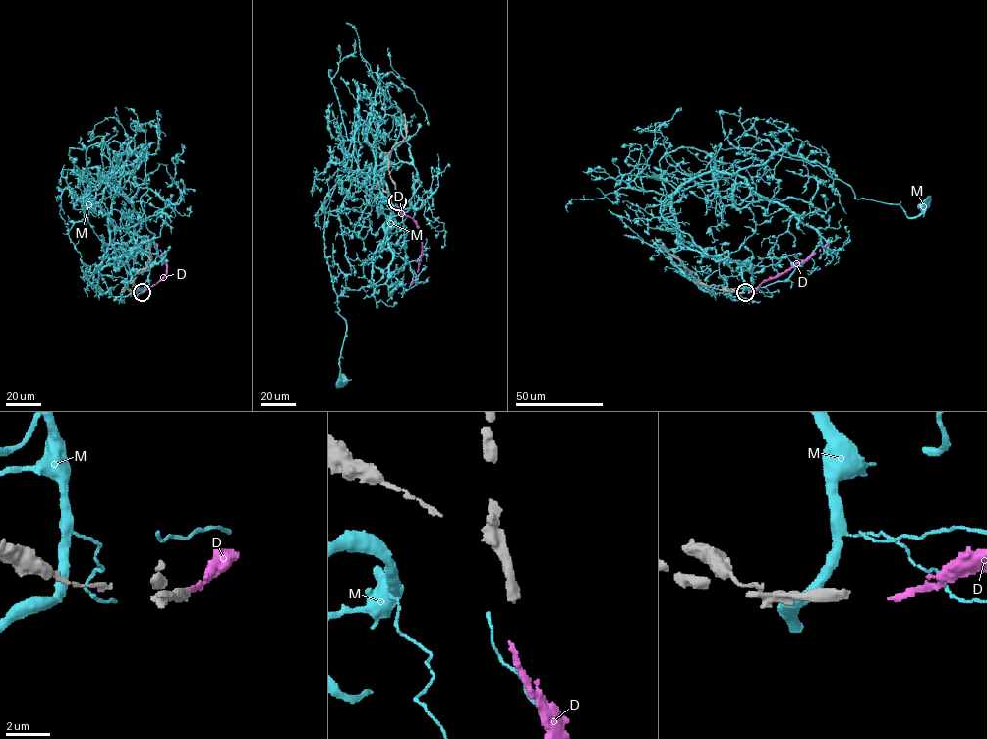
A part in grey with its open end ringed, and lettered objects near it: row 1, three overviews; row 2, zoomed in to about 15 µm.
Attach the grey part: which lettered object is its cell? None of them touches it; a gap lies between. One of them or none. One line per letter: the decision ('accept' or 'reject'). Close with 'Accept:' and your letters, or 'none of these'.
D: reject
M: reject
Accept: none of these

